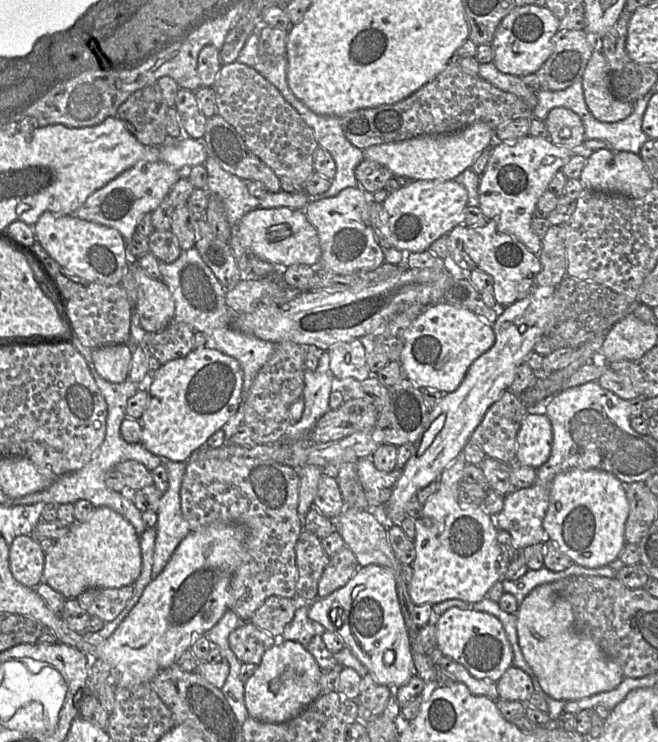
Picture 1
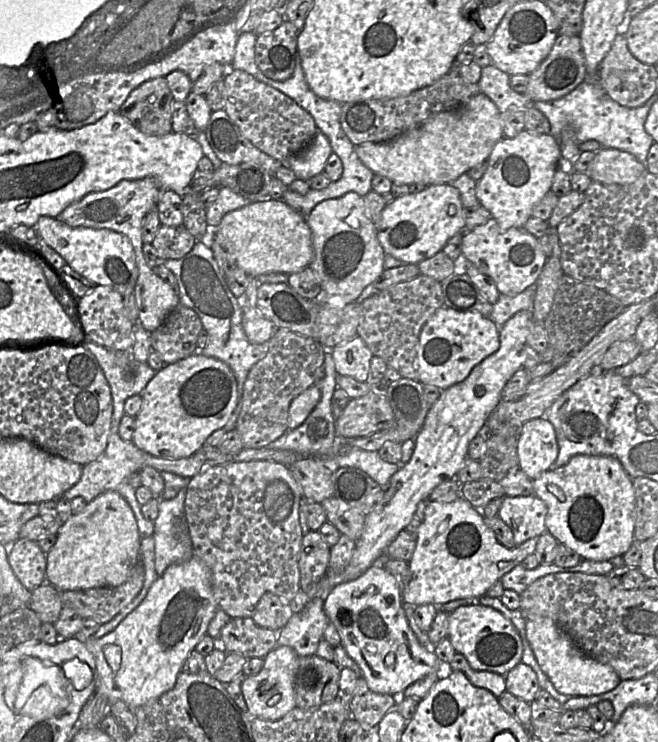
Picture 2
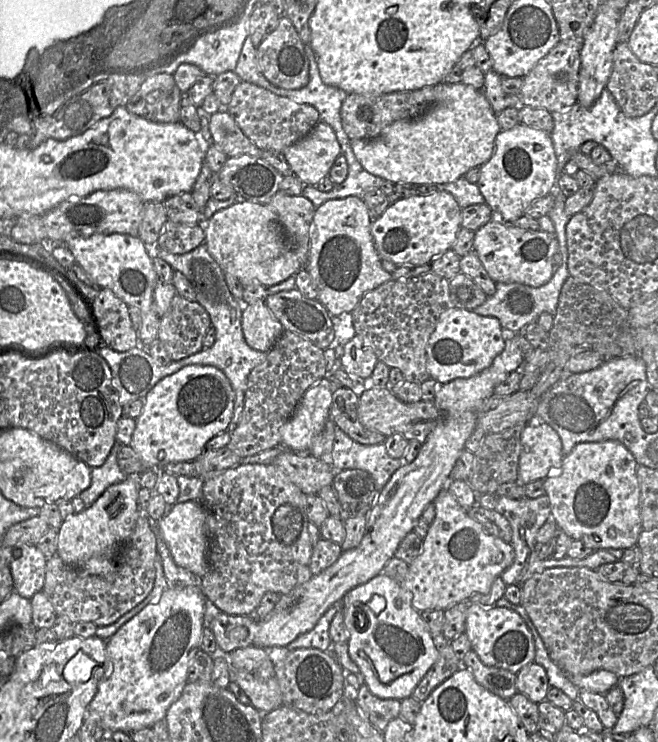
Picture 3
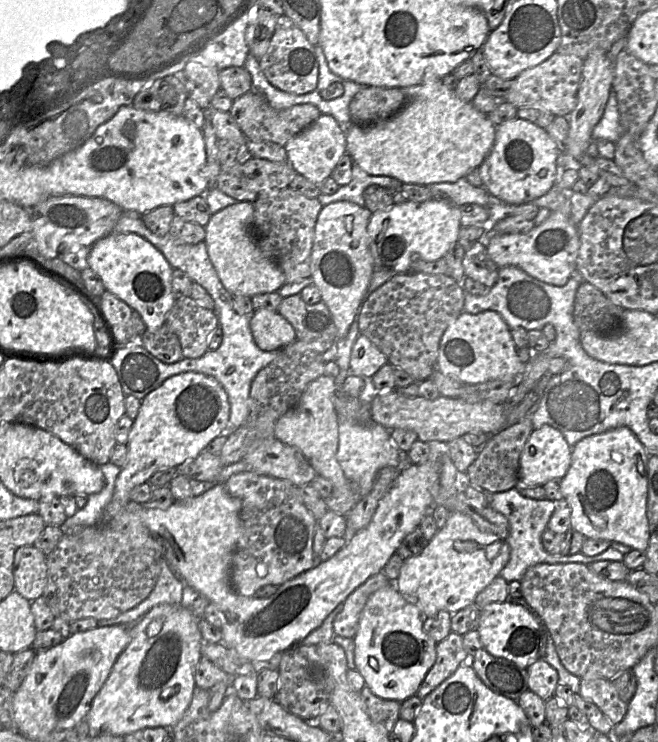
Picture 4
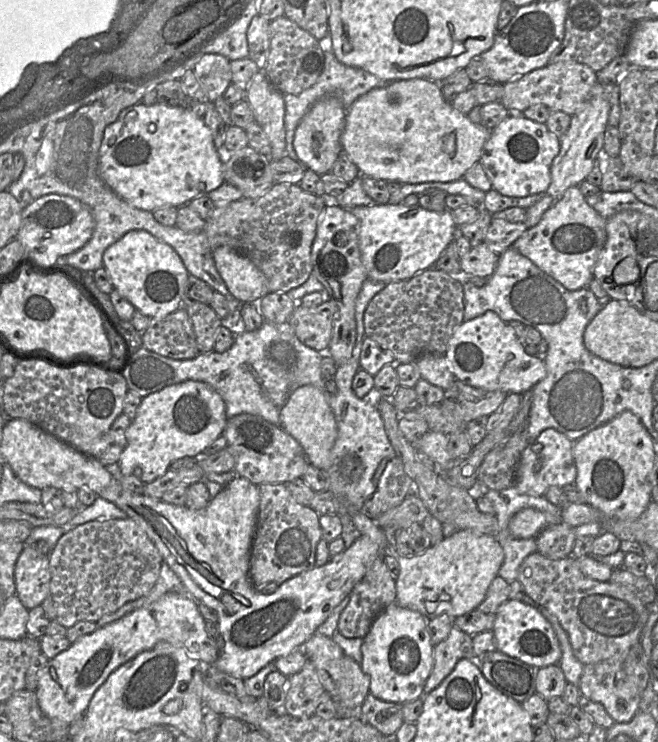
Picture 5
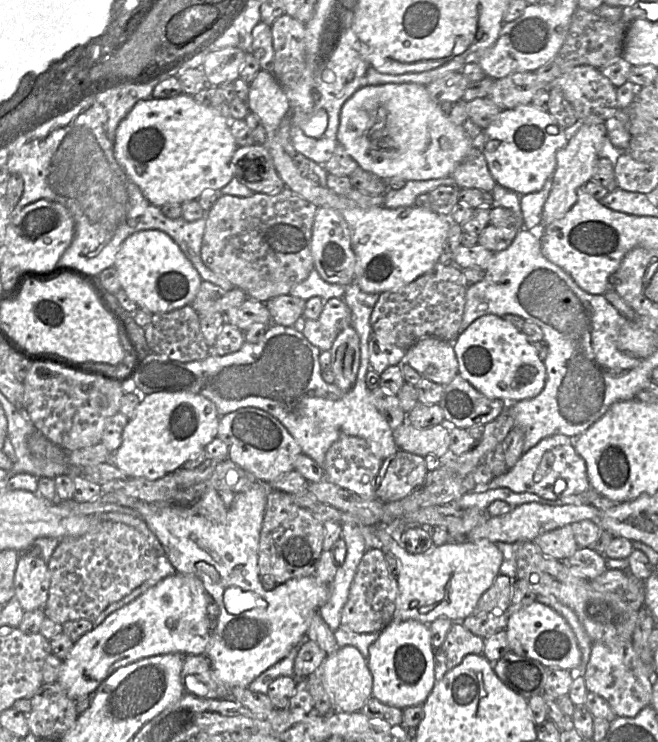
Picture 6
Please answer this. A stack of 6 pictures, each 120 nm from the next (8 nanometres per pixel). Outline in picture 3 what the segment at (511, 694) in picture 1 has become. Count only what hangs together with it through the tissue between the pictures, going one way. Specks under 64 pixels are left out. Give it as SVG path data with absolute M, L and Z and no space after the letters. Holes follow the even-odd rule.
M535 662L522 667L516 674L518 693L524 694L530 701L536 704L546 700L550 687L546 670Z

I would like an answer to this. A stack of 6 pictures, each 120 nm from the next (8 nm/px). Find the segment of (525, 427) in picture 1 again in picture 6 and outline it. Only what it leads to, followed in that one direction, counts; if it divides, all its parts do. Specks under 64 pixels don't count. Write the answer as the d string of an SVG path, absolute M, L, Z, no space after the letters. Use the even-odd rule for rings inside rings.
M562 434L543 438L530 450L523 453L515 466L506 473L494 477L487 484L476 485L473 492L505 487L515 493L526 492L536 494L544 499L557 500L588 490L590 484L587 477L586 464L575 450L574 439ZM559 478L566 481L566 488L560 494L554 491L554 485Z

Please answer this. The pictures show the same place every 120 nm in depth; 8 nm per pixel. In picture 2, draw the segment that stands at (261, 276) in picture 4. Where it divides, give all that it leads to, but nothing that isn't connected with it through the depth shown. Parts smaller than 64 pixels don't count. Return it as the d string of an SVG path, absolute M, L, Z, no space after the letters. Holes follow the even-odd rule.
M282 199L252 202L231 211L213 229L216 241L247 275L291 274L310 266L314 259L312 232L306 218Z

